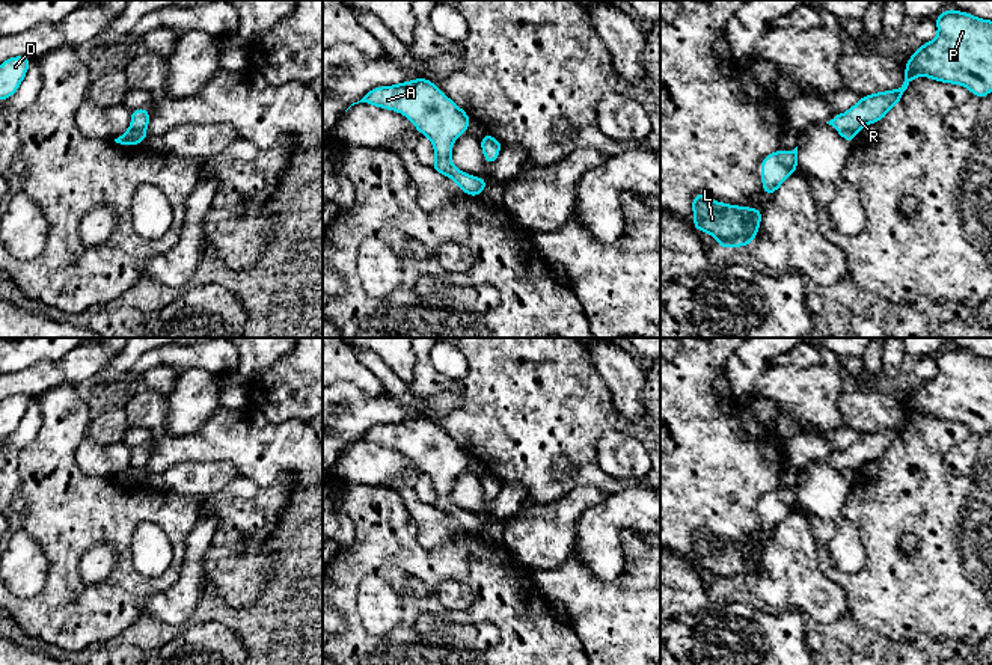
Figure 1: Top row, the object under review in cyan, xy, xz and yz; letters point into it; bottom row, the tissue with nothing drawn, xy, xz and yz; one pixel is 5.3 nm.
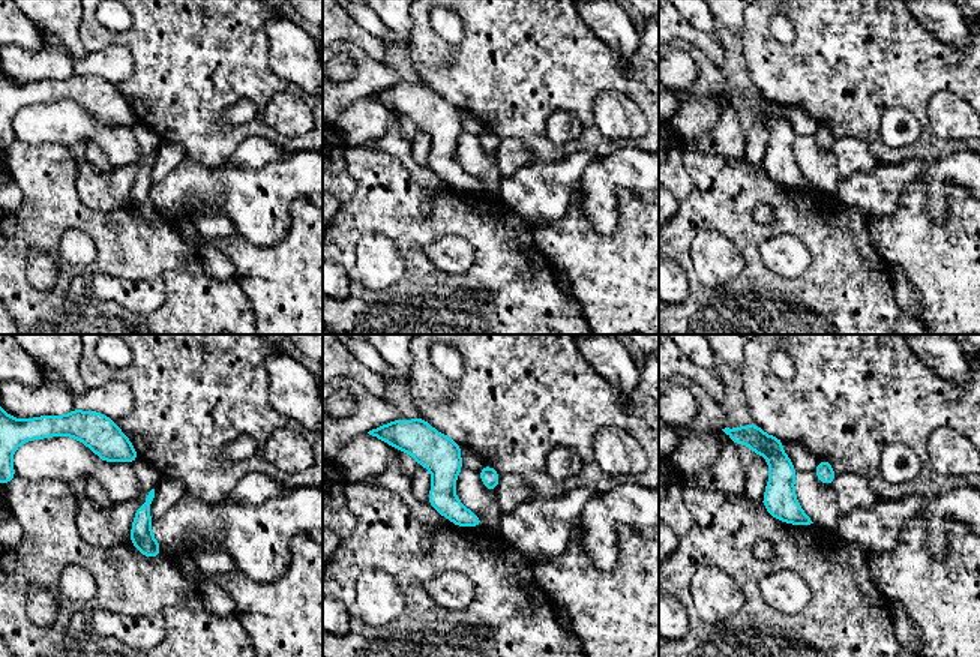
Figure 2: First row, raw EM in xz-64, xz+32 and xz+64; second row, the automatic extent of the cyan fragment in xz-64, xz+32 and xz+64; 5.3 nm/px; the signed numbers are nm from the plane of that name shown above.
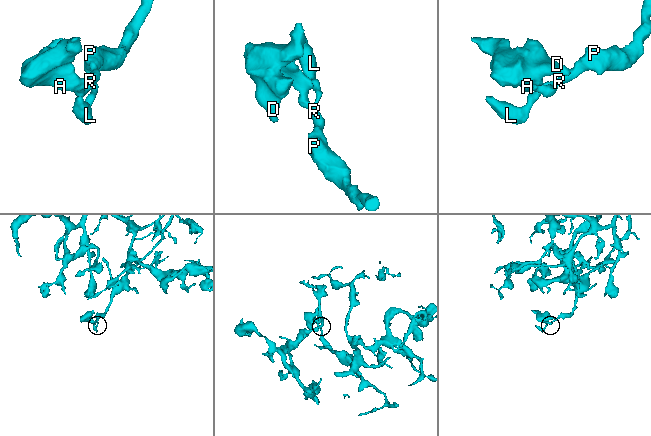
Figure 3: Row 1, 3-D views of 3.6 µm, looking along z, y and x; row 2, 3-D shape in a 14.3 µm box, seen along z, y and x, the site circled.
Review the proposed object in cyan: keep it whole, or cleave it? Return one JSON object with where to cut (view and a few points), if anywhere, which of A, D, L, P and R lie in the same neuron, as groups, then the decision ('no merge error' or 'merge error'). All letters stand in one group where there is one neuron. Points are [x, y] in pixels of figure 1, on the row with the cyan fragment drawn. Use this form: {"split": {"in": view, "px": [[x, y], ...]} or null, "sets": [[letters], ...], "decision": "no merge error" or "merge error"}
{"split": {"in": "xy", "px": [[130, 127], [143, 131]]}, "sets": [["A", "D"], ["L", "P", "R"]], "decision": "merge error"}

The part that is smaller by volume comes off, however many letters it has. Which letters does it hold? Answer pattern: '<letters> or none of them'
A, D

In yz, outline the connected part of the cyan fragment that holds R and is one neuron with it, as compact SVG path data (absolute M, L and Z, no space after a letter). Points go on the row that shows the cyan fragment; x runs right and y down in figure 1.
M947 9L935 18L938 36L923 44L905 65L900 89L862 97L850 110L829 122L840 134L882 121L917 75L968 87L974 97L992 92L992 21Z

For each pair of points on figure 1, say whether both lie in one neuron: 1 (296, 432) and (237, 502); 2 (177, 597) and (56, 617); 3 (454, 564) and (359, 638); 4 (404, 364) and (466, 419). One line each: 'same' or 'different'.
1: different
2: different
3: same
4: different

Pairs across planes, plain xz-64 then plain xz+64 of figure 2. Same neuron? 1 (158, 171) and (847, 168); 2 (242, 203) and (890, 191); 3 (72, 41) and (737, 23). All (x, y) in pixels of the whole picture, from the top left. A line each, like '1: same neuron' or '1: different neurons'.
1: same neuron
2: different neurons
3: same neuron

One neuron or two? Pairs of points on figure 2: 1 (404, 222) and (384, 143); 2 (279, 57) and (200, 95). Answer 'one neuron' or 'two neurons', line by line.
1: two neurons
2: two neurons

